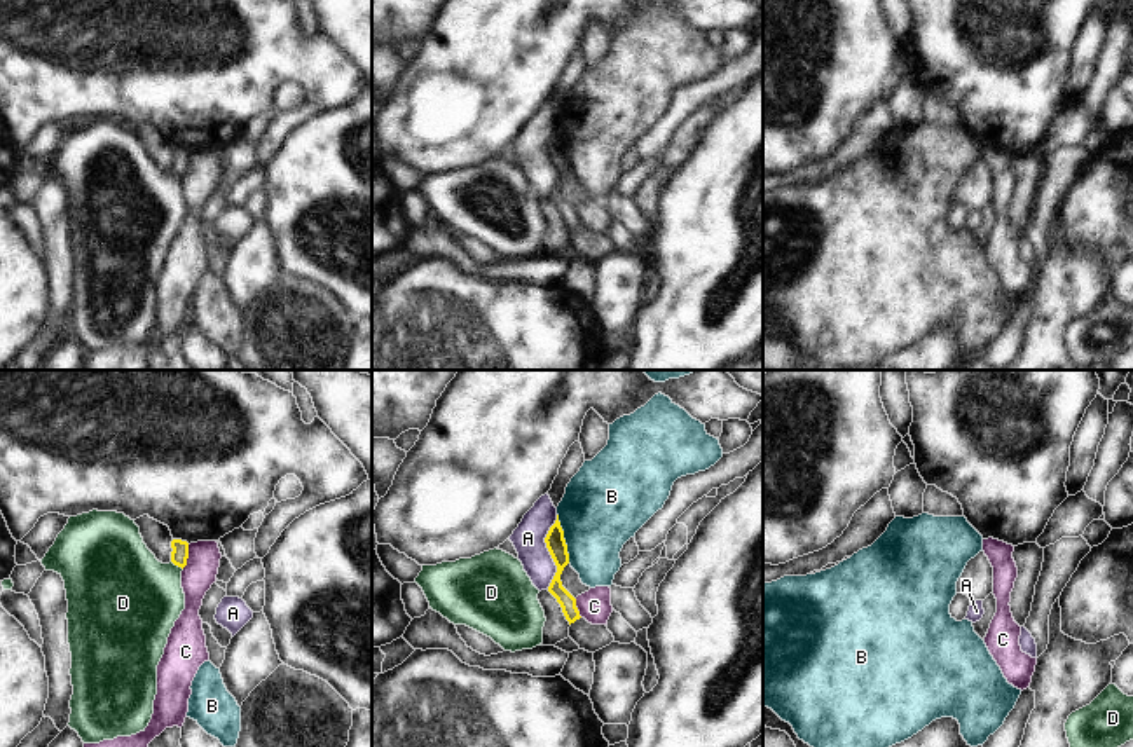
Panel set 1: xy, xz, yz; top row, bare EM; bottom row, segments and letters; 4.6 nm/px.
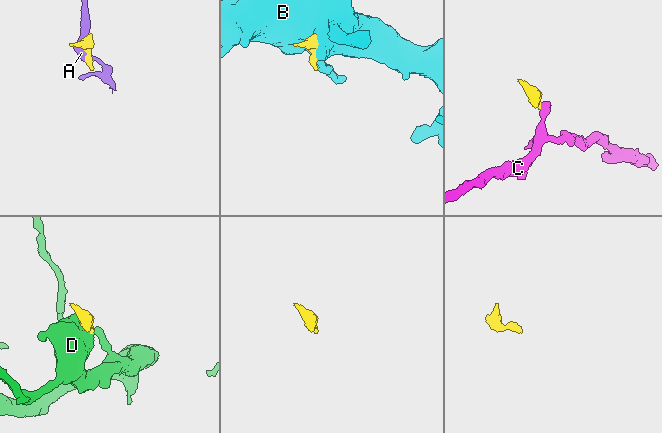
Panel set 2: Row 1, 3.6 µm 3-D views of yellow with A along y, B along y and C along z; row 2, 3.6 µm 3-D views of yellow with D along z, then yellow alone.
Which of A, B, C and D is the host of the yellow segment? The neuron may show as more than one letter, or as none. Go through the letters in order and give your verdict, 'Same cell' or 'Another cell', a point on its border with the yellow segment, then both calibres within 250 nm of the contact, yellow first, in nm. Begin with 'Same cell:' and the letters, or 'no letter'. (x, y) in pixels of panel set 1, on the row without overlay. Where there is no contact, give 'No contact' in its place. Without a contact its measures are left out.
Same cell: D
A: Another cell. Touches yellow at xz (549, 159). Thickness 90 nm (yellow) against 150 nm
B: Another cell. Touches yellow at xz (563, 147). Thickness 90 nm (yellow) against 380 nm
C: Another cell. Touches yellow at xy (187, 166). Thickness 80 nm (yellow) against 150 nm
D: Same cell. Touches yellow at xy (177, 173). Thickness 80 nm (yellow) against 420 nm

